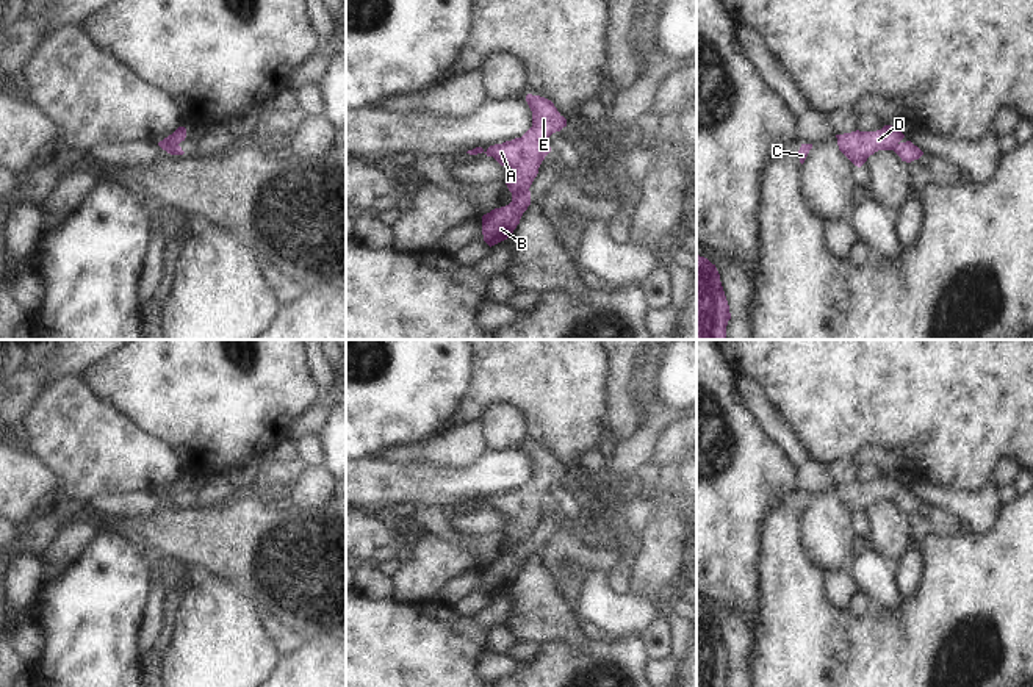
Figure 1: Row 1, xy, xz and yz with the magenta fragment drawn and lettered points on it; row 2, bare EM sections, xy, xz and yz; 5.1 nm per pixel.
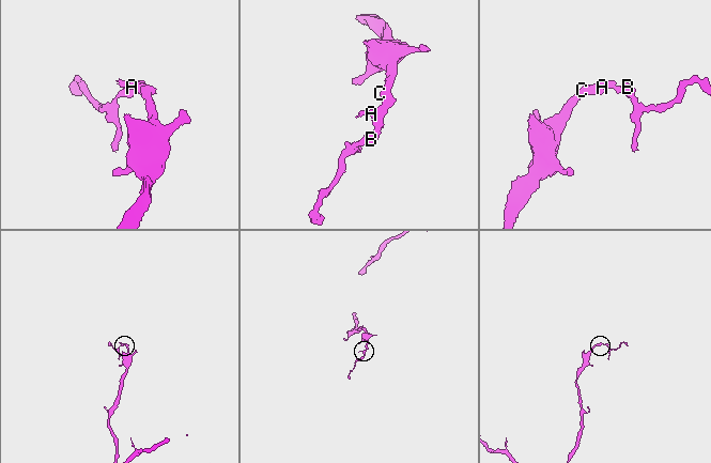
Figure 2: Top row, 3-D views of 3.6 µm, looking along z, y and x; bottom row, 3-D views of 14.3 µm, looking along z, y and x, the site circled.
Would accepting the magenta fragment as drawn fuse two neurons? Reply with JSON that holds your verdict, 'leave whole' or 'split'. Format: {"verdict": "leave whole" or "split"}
{"verdict": "split"}

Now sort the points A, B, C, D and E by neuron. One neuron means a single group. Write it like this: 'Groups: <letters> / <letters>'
Groups: A C D E / B.

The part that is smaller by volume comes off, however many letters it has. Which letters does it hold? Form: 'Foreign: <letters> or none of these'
Foreign: B

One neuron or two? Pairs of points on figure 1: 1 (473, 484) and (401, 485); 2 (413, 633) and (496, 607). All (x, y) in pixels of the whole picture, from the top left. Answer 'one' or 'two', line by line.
1: one
2: one

